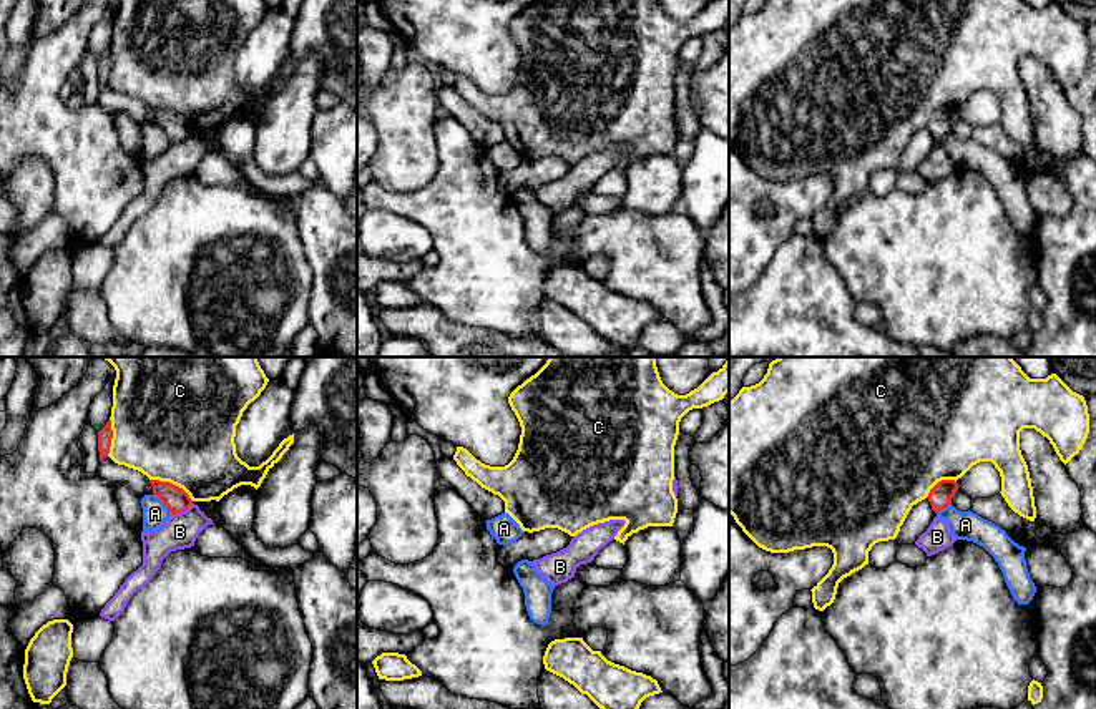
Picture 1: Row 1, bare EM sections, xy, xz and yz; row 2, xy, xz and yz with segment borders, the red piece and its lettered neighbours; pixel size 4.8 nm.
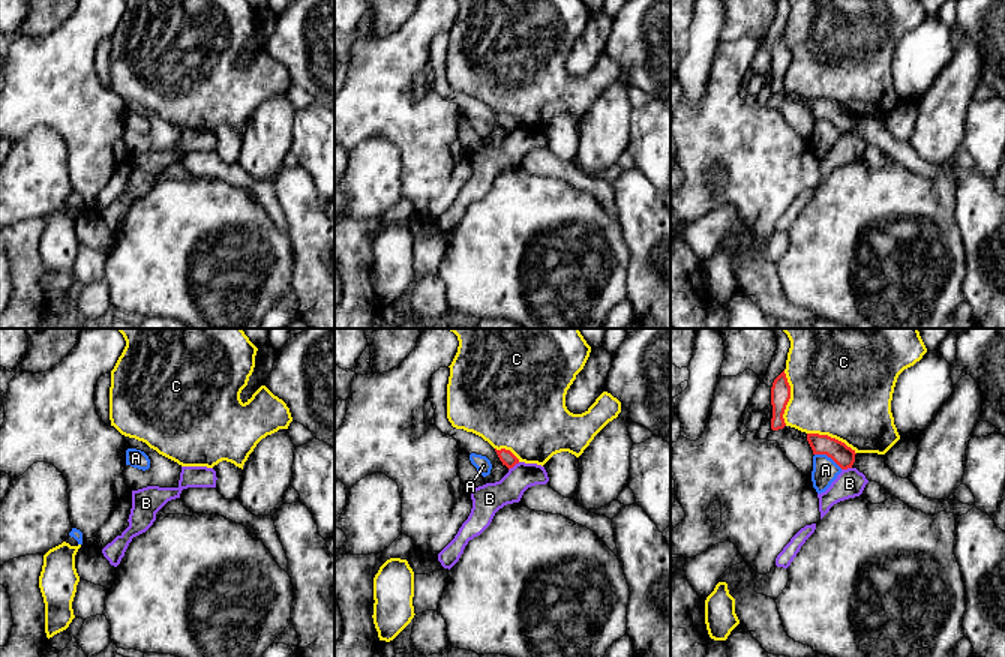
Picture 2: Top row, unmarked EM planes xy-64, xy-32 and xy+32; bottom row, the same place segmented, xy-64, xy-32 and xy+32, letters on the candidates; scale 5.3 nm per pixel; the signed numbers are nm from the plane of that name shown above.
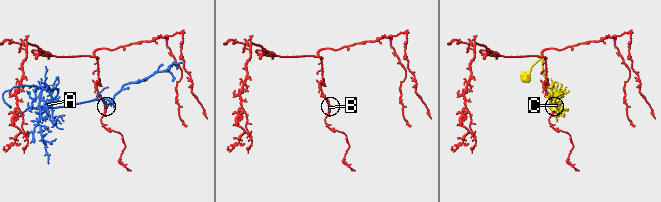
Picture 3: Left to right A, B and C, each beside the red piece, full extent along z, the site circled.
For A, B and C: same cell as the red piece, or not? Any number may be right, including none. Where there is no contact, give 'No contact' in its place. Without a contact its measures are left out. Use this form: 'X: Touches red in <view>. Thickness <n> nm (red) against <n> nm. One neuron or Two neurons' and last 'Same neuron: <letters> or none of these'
A: Touches red in xy. Thickness 120 nm (red) against 130 nm. Two neurons
B: Touches red in xy. Thickness 120 nm (red) against 170 nm. Two neurons
C: Touches red in xy. Thickness 120 nm (red) against 480 nm. Two neurons
Same neuron: none of these

